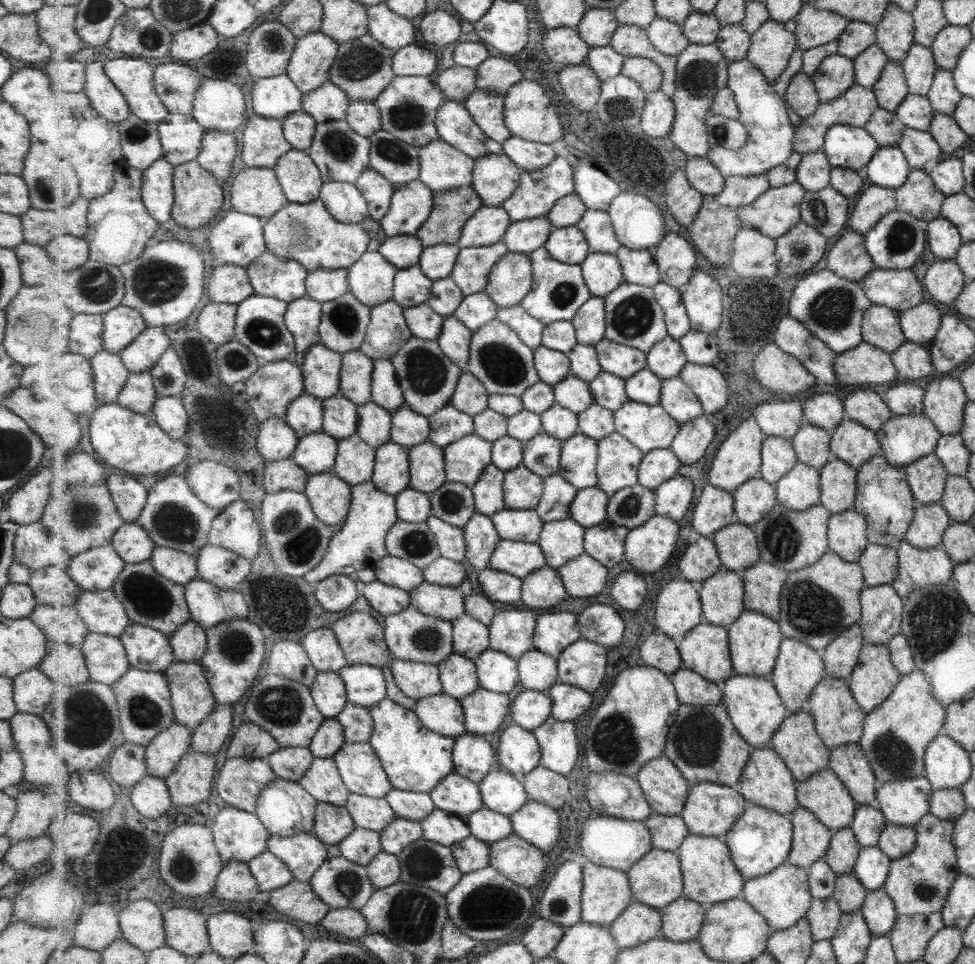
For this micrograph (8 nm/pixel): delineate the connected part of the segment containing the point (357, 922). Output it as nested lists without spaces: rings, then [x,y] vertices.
[[[332,909],[321,924],[328,931],[351,939],[361,940],[369,934],[367,918],[359,909]]]

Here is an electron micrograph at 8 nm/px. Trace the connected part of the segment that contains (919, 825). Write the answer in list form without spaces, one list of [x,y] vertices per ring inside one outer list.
[[[928,812],[911,827],[915,831],[915,846],[904,857],[891,860],[888,878],[882,888],[895,904],[898,916],[940,913],[947,890],[958,876],[956,854],[951,842],[953,823]]]

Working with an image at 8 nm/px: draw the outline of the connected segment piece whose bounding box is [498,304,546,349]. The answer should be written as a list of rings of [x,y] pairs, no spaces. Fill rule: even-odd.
[[[522,304],[510,306],[509,308],[499,308],[498,319],[520,334],[521,340],[533,349],[539,348],[544,340],[544,330],[546,324],[541,319],[529,314]]]

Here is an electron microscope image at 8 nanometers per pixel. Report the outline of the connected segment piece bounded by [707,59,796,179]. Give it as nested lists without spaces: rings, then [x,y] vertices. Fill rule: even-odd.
[[[744,59],[732,62],[728,66],[728,87],[733,91],[741,116],[749,133],[749,140],[739,150],[729,150],[724,147],[710,149],[708,158],[721,171],[726,179],[729,177],[744,177],[745,175],[766,174],[789,160],[794,153],[796,127],[792,123],[785,99],[768,81],[764,71],[753,62]]]

